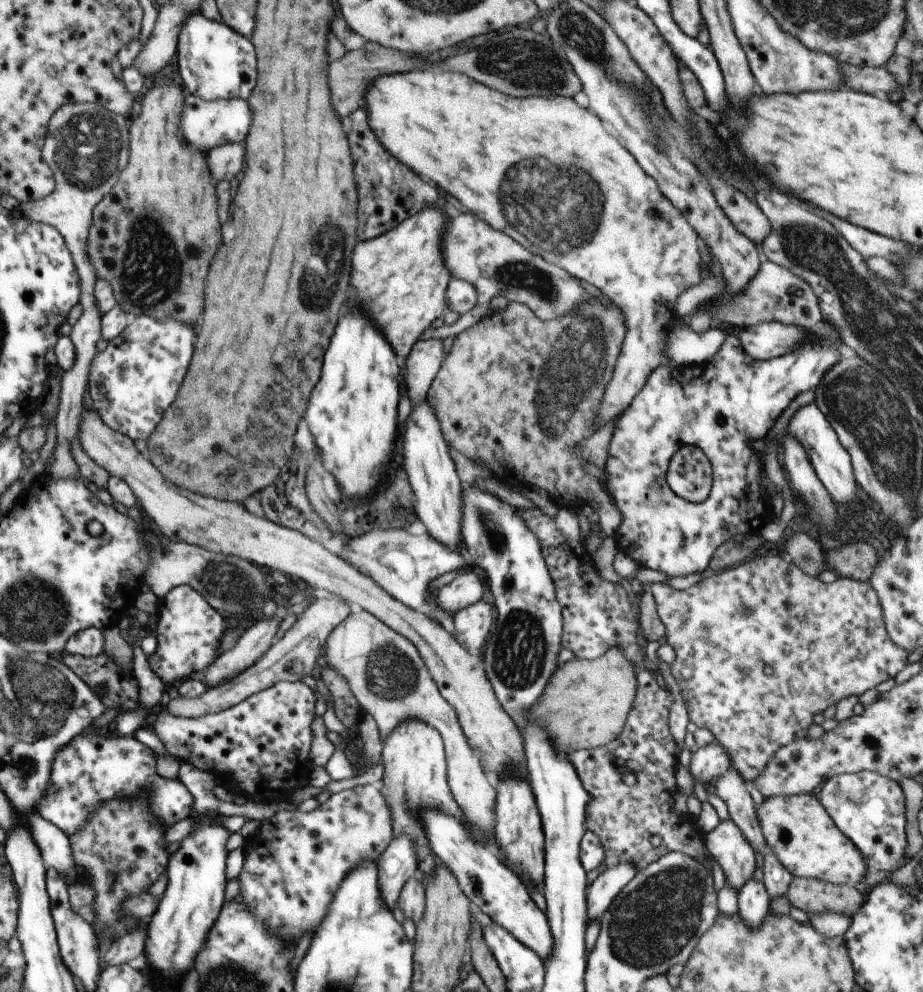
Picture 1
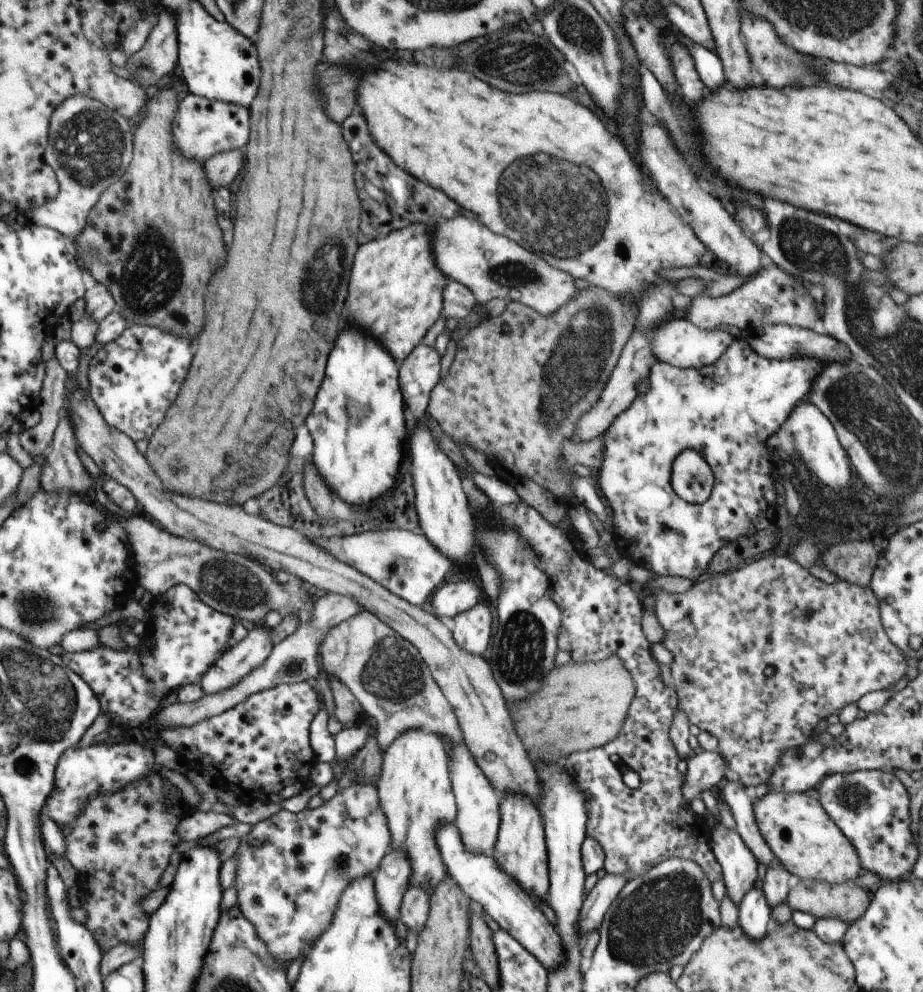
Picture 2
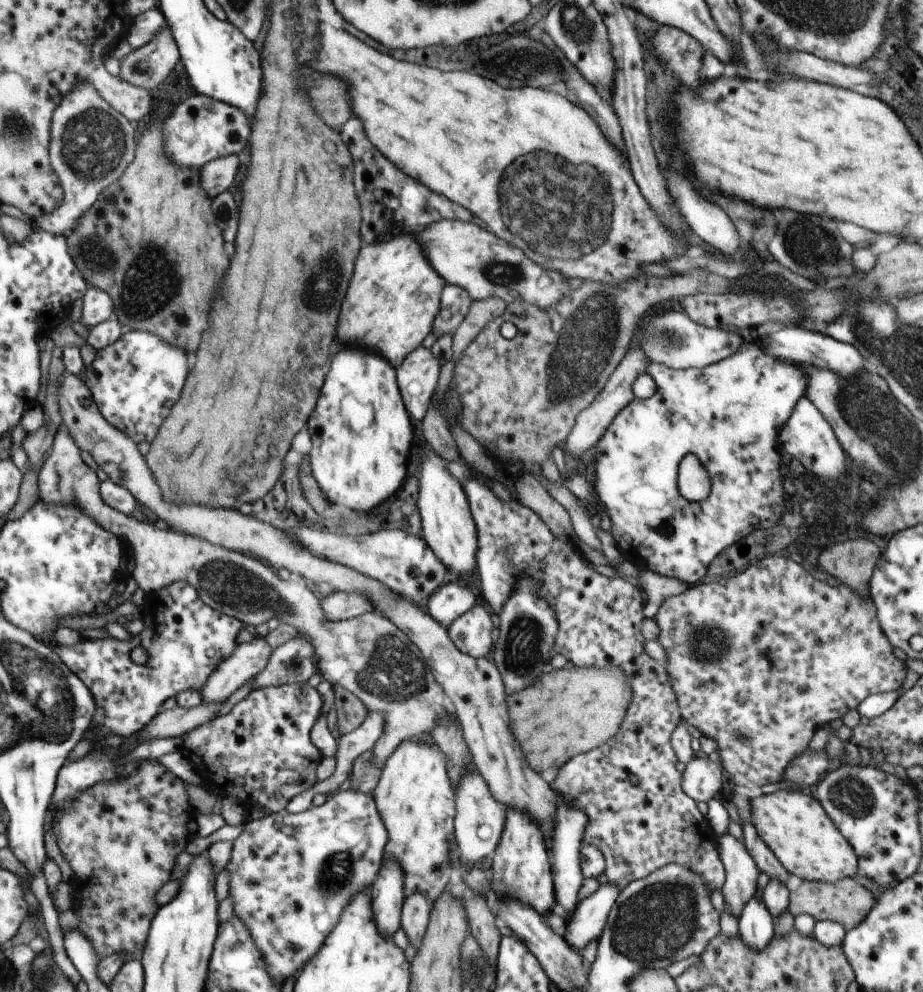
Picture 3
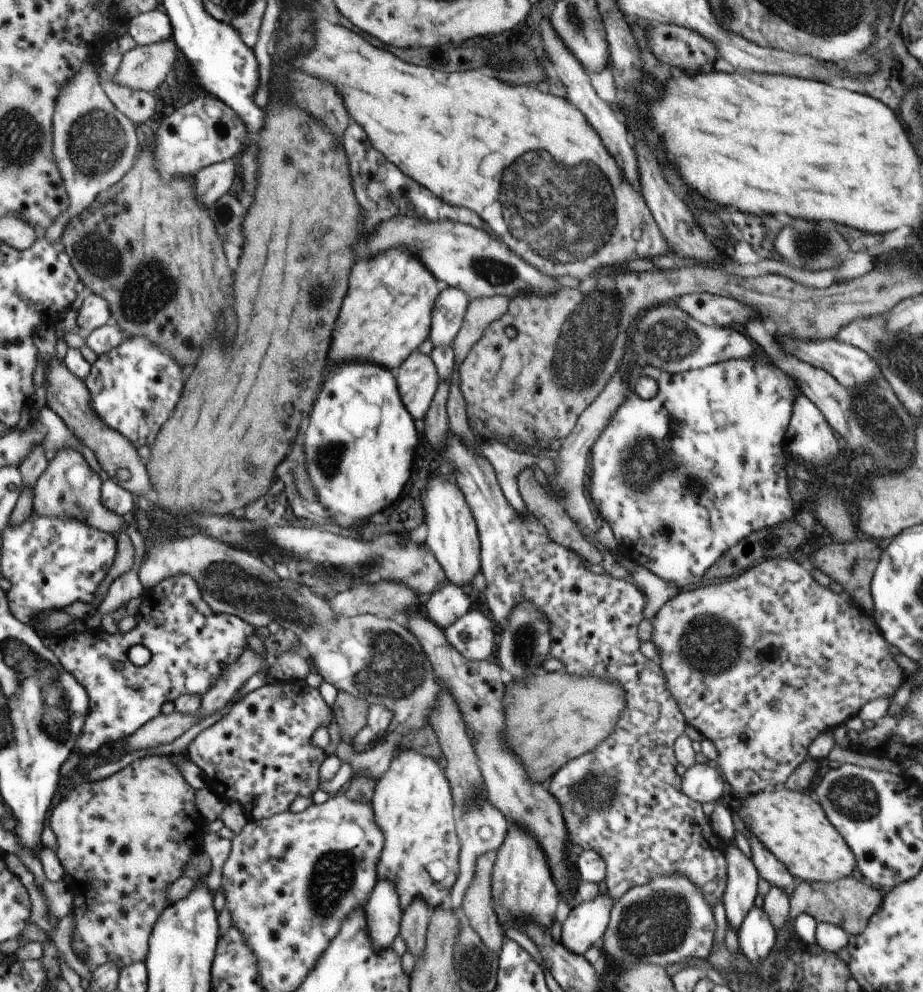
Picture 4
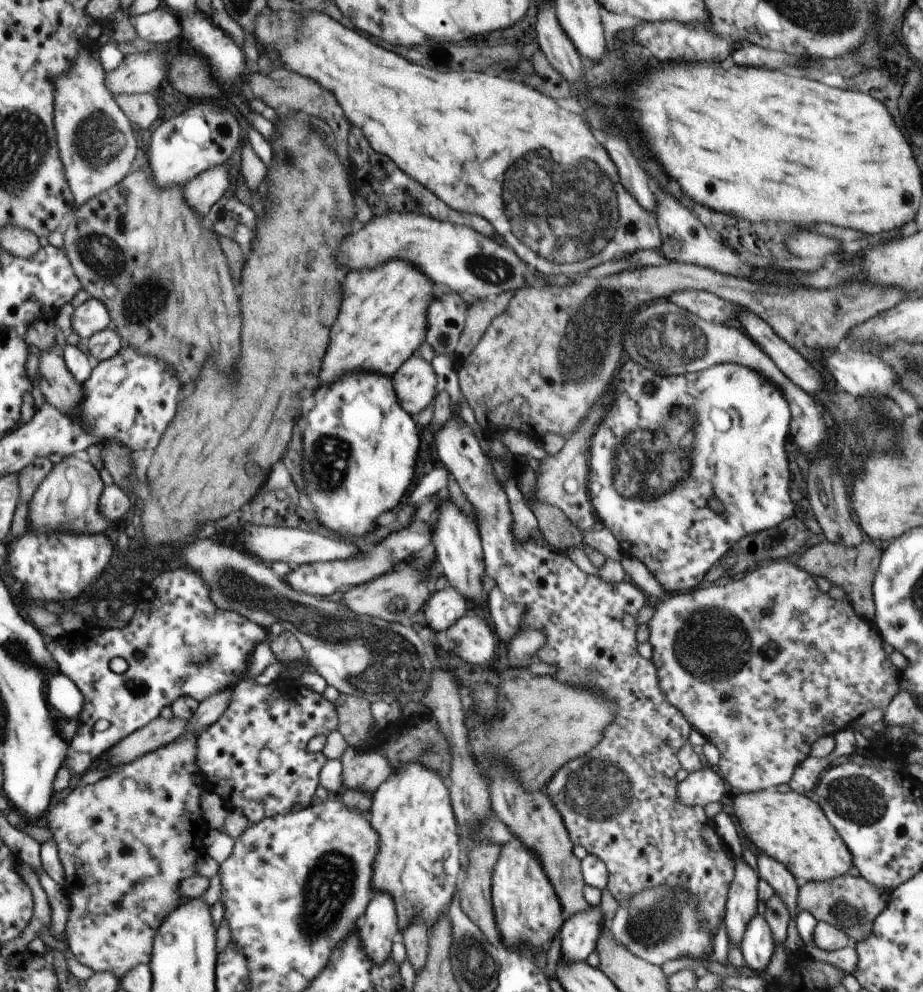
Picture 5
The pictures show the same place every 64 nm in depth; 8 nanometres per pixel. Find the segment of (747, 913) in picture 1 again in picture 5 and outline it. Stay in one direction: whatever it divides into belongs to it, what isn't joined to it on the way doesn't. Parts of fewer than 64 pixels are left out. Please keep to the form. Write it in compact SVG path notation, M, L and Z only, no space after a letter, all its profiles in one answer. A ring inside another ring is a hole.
M756 913L756 916L748 922L748 928L742 938L741 951L745 966L754 972L766 970L774 949L772 930L766 922L765 915Z

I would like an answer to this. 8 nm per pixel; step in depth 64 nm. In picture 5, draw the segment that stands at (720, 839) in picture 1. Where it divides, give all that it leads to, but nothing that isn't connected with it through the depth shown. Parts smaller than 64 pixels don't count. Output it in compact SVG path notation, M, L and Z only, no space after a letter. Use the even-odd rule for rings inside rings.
M742 858L734 859L734 882L730 884L724 913L728 942L742 948L748 922L758 910L758 874Z

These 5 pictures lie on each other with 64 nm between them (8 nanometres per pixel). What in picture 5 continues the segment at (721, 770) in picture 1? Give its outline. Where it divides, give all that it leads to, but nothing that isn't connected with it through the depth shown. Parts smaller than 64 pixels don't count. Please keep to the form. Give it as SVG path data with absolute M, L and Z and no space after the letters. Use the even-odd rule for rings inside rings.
M711 766L688 773L686 779L679 782L676 794L686 806L705 807L707 804L720 803L725 790L723 777Z

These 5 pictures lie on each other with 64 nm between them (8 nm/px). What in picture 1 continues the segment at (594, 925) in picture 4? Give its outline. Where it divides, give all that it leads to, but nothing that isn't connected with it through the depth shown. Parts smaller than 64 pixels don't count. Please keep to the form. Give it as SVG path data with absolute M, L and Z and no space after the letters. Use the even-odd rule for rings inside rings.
M629 861L608 867L587 889L587 912L589 922L599 920L610 904L619 896L620 890L636 876L637 867Z

